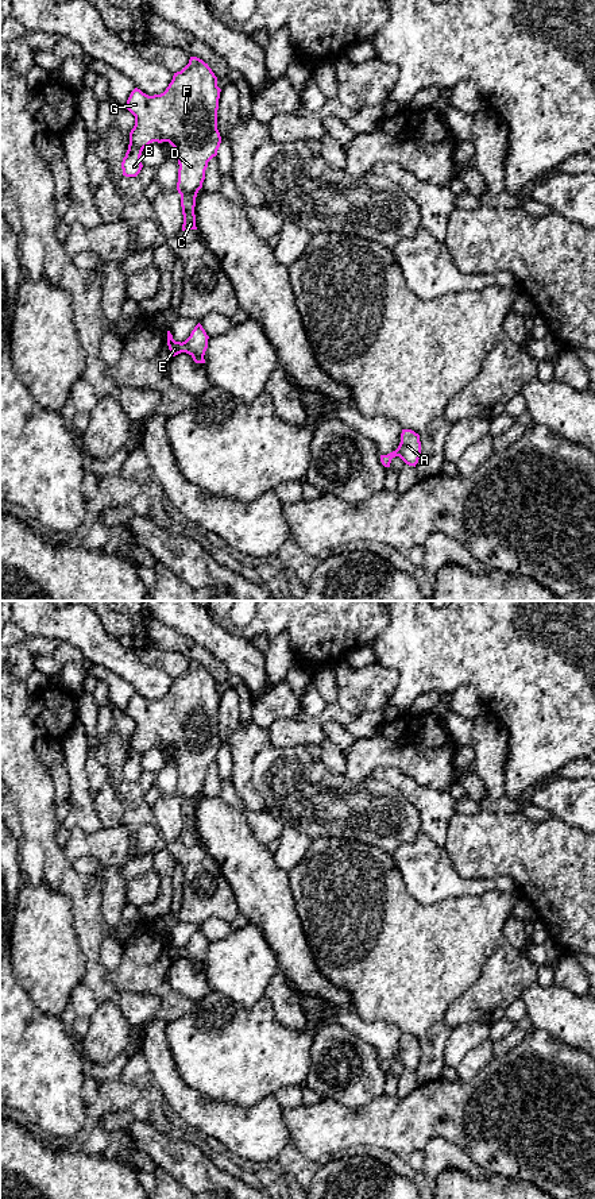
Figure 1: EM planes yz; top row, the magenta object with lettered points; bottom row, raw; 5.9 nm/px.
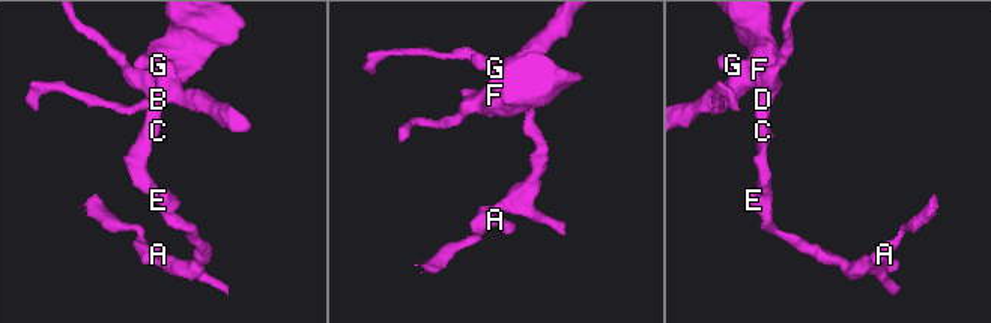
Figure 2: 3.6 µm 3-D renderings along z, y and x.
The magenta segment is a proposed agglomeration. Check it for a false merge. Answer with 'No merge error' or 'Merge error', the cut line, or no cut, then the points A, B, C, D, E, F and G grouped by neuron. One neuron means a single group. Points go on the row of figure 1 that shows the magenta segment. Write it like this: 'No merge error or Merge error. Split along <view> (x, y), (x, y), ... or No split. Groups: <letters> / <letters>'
No merge error. No split. Groups: A B C D E F G

